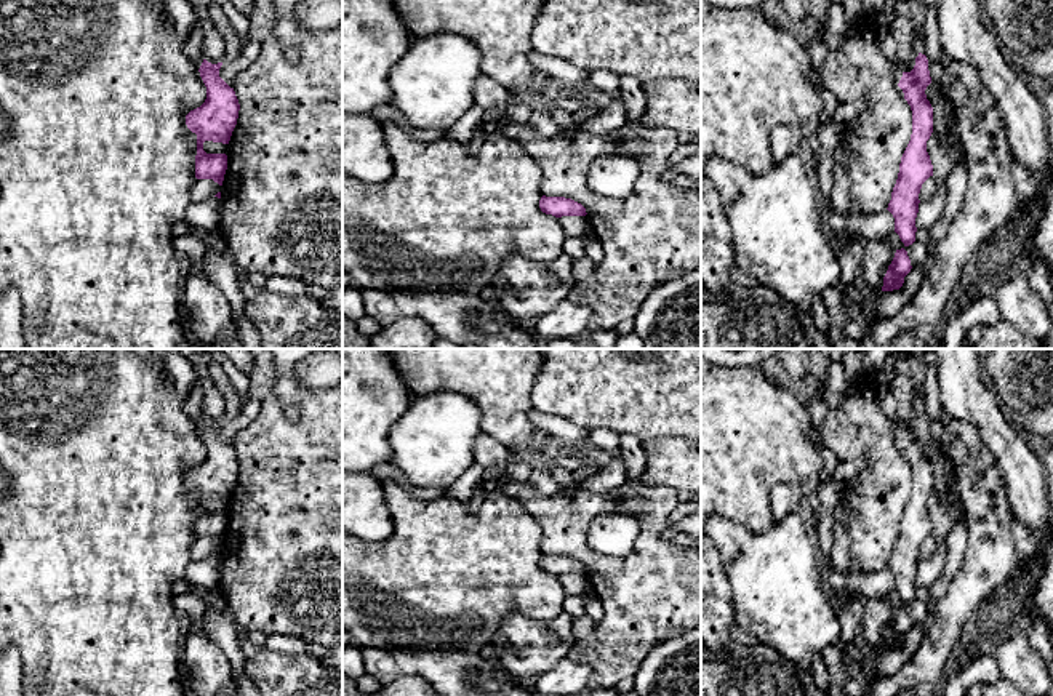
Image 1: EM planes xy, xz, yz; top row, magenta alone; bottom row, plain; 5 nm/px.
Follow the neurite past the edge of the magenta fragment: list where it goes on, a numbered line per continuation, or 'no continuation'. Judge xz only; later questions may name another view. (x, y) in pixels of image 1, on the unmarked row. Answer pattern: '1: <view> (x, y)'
no continuation

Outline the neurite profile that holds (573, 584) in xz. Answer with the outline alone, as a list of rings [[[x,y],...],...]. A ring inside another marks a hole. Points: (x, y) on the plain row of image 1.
[[[562,574],[559,576],[562,589],[567,597],[586,597],[589,590],[589,579],[586,574]]]

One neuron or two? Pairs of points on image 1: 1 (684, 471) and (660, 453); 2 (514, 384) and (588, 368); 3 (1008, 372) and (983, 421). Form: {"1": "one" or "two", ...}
{"1": "one", "2": "two", "3": "two"}

